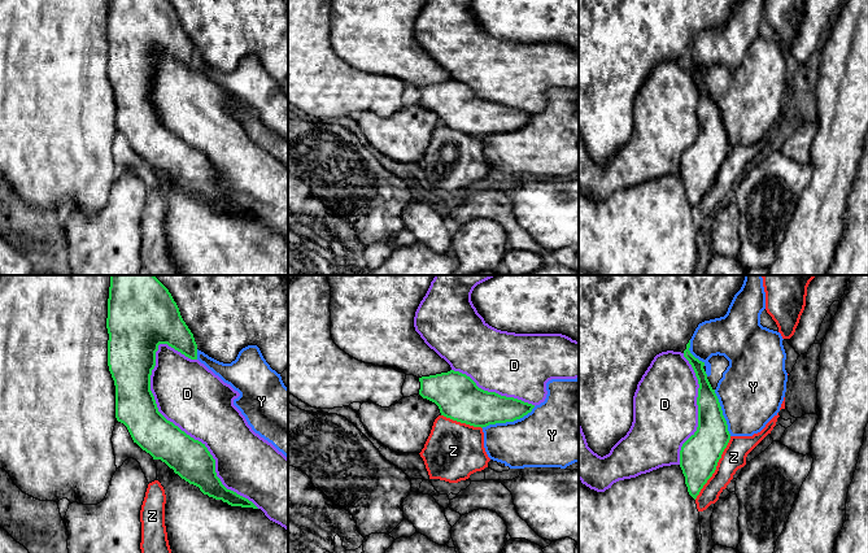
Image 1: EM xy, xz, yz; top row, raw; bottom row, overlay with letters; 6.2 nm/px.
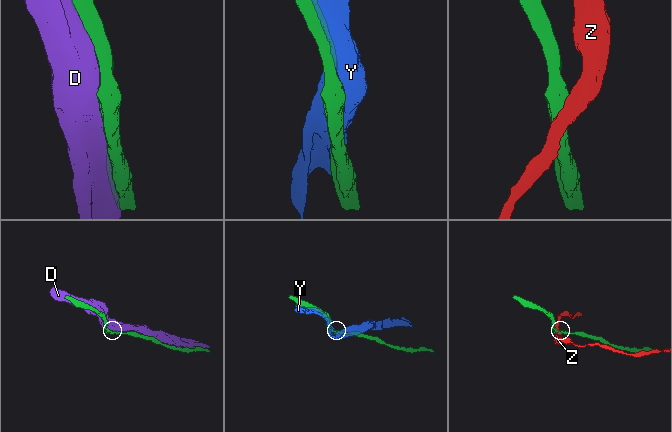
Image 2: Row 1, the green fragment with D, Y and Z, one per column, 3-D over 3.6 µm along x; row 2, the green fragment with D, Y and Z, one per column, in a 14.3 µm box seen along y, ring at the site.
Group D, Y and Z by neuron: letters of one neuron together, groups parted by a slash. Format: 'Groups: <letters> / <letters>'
Groups: D / Y / Z

